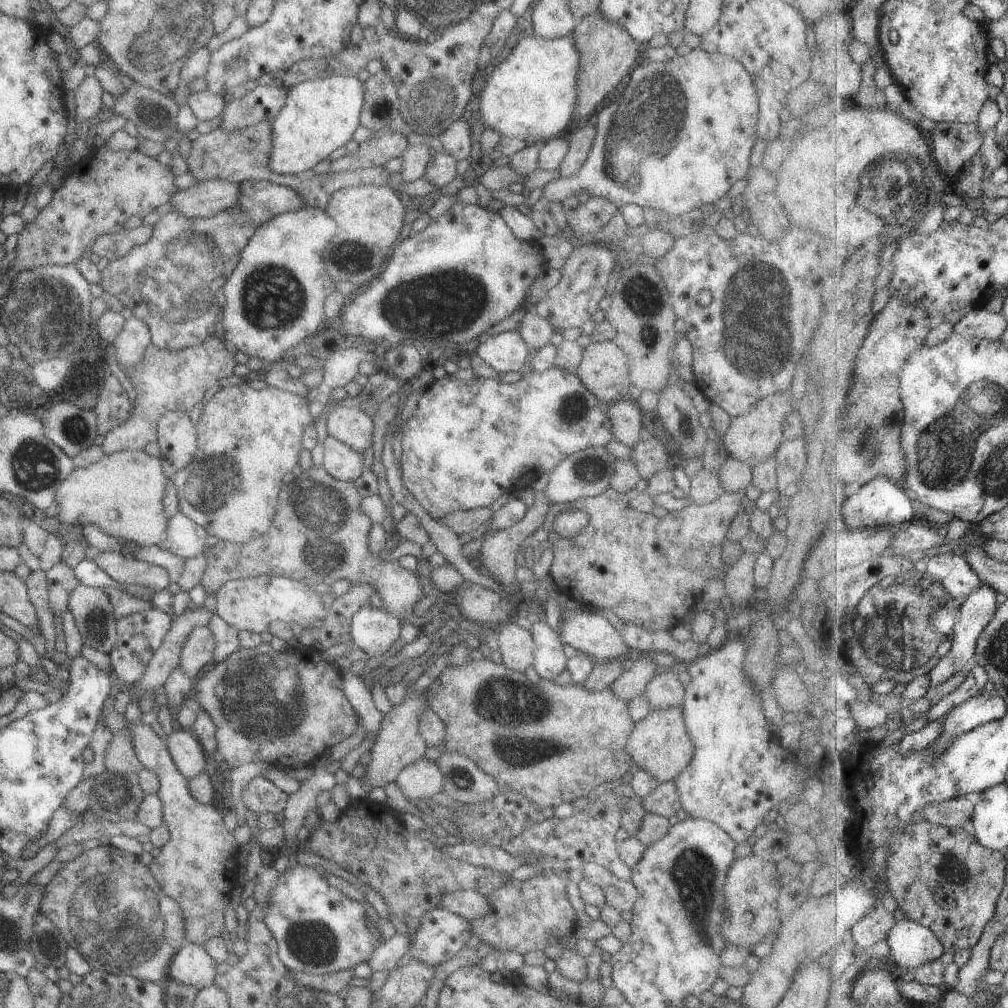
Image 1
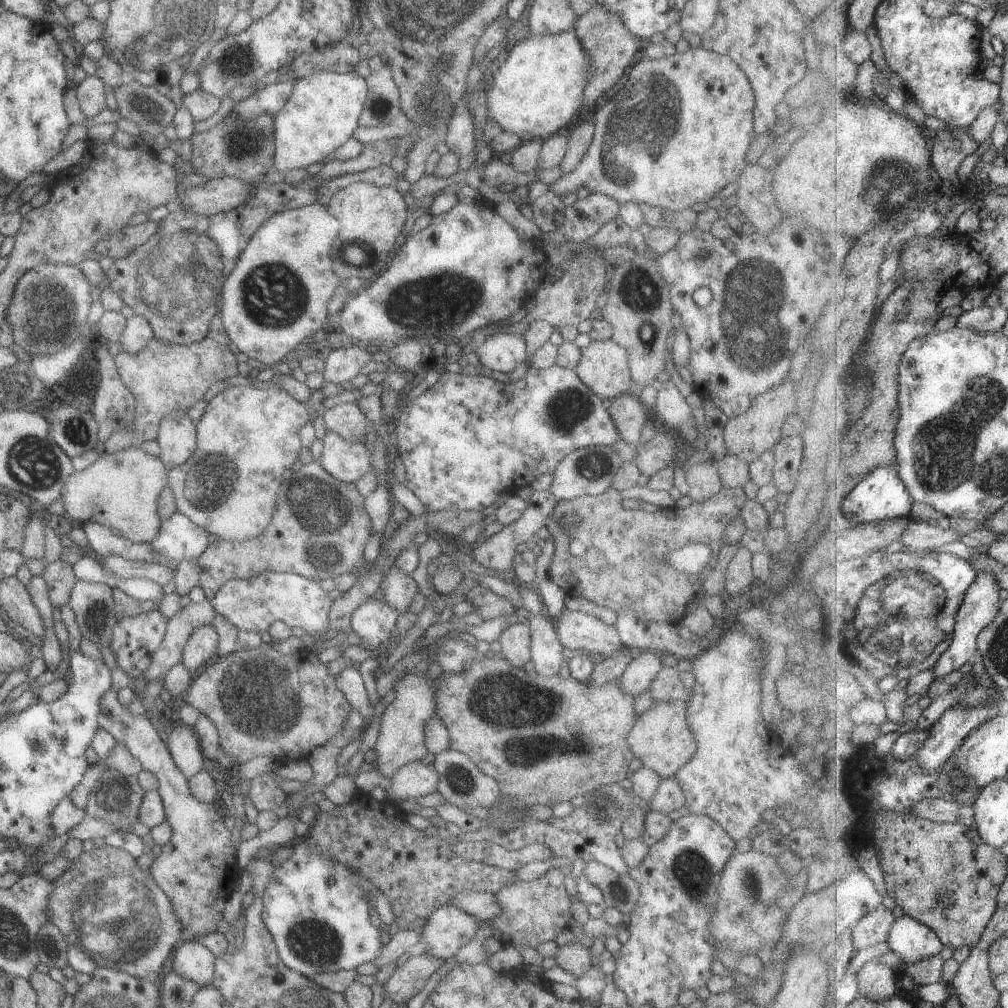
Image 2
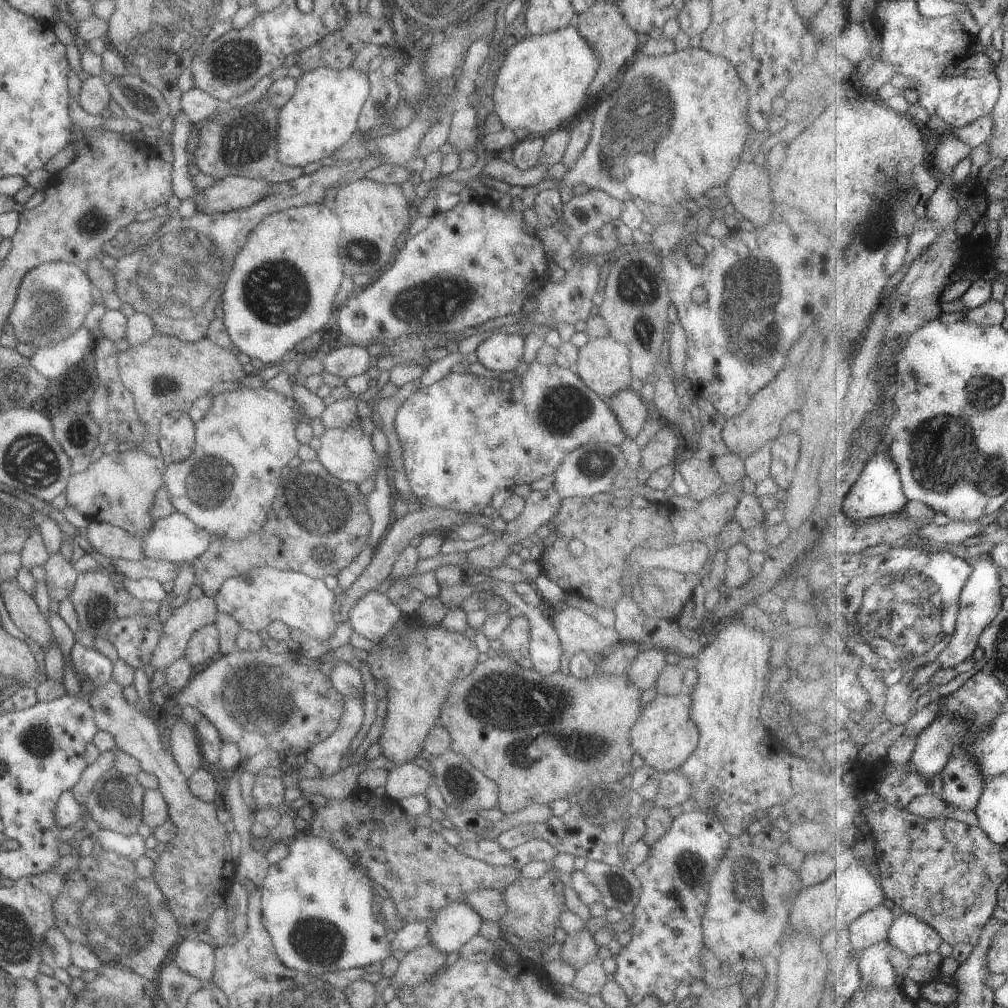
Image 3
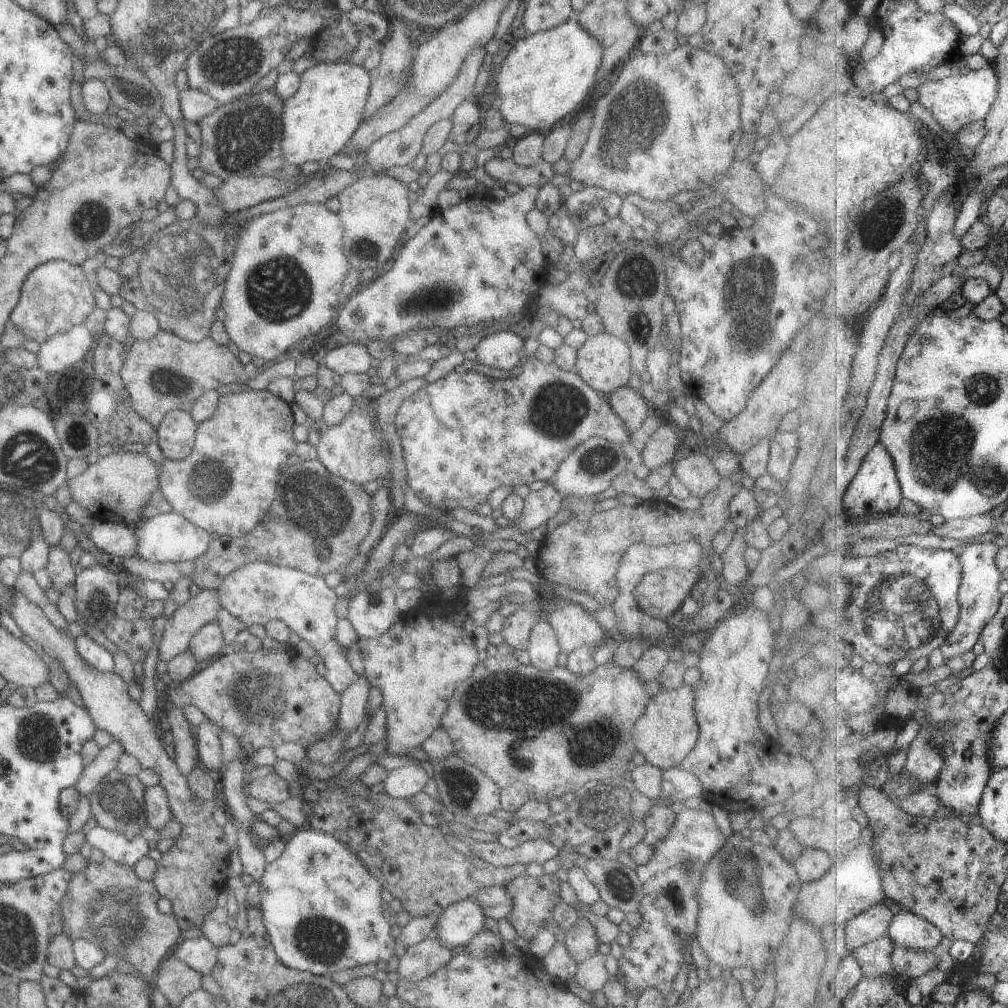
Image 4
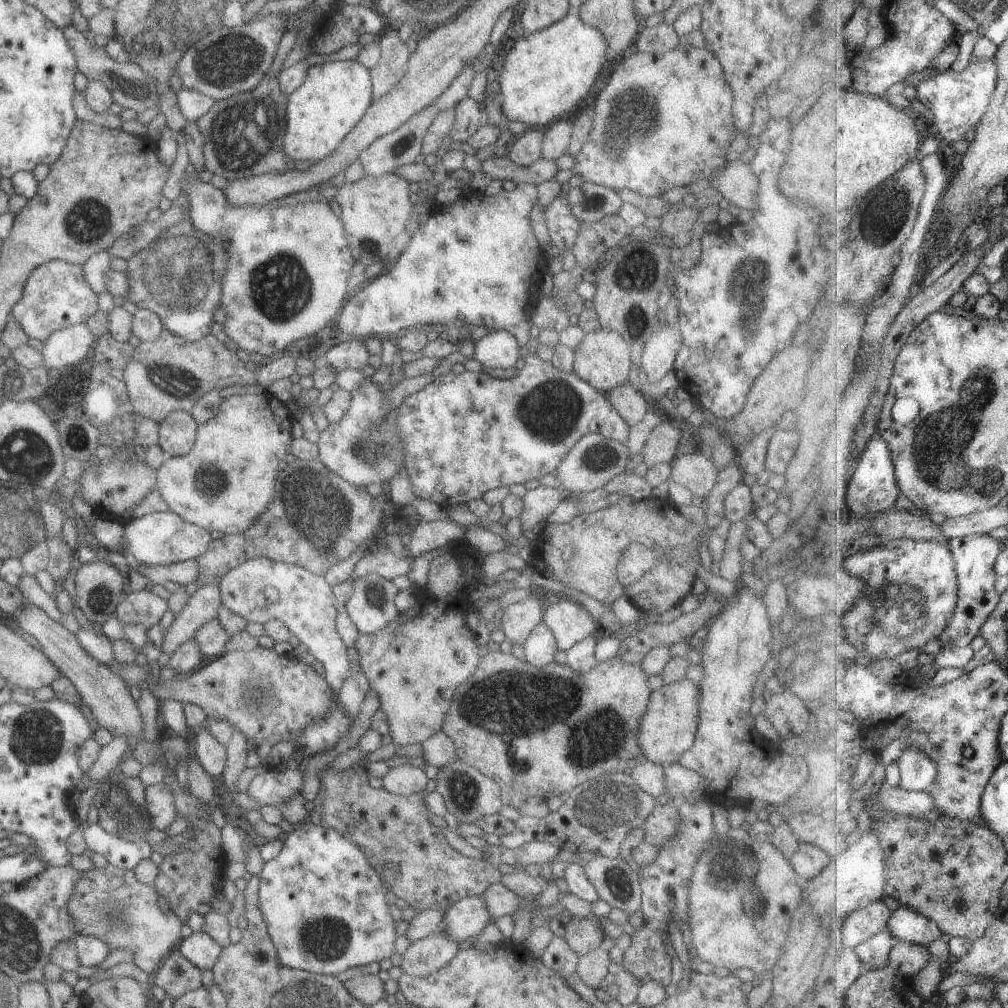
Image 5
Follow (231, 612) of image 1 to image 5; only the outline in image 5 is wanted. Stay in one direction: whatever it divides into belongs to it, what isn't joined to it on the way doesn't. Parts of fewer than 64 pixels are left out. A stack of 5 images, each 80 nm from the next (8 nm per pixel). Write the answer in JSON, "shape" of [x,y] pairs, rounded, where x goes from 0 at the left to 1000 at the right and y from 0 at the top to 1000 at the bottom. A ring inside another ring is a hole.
{"shape":[[[261,553],[244,556],[216,573],[218,599],[245,617],[262,620],[267,614],[278,615],[303,642],[303,646],[321,665],[321,674],[333,687],[346,671],[347,657],[343,641],[338,637],[332,623],[334,600],[328,582],[320,570],[312,570],[299,563],[270,557]]]}

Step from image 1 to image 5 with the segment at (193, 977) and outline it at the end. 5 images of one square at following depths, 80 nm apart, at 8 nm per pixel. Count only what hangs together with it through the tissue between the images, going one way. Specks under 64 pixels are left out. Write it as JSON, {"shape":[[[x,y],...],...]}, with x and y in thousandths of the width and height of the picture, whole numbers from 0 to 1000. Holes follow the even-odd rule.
{"shape":[[[191,924],[186,931],[180,931],[174,940],[184,952],[197,962],[208,961],[220,941],[201,924]]]}

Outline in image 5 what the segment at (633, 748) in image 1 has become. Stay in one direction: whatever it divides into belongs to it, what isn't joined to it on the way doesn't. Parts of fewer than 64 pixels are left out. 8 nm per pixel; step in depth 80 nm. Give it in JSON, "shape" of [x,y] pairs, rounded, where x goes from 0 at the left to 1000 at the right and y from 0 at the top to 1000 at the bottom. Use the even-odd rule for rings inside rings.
{"shape":[[[682,671],[663,680],[645,686],[641,703],[633,714],[631,735],[636,751],[642,758],[663,760],[673,756],[674,749],[688,738],[691,720],[691,678]]]}

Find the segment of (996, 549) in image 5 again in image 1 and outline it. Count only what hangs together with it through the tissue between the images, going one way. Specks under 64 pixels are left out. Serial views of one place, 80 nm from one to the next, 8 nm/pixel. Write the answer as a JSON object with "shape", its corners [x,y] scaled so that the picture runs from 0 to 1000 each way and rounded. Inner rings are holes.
{"shape":[[[974,579],[969,585],[963,588],[963,591],[952,603],[952,609],[949,613],[946,624],[946,634],[944,644],[938,652],[936,652],[932,659],[921,669],[923,681],[932,681],[939,677],[943,671],[949,667],[955,667],[957,659],[968,653],[968,643],[972,635],[973,628],[979,623],[979,620],[985,615],[988,605],[992,599],[989,599],[989,586],[981,580]]]}

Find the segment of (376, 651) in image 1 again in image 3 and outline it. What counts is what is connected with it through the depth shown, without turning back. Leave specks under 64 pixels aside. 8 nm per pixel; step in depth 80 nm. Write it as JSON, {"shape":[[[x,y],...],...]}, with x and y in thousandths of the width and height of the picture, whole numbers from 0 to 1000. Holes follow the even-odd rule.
{"shape":[[[366,586],[356,592],[345,607],[344,619],[349,627],[376,639],[390,619],[399,611],[395,601],[381,588]]]}

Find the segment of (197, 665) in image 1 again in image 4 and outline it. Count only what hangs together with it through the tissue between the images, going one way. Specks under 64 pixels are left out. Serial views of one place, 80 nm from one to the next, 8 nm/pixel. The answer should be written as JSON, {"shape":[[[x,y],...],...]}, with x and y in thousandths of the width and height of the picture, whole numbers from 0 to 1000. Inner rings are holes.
{"shape":[[[211,615],[193,626],[188,636],[186,645],[197,657],[205,655],[205,653],[209,653],[213,649],[219,649],[222,646],[221,639],[218,623]]]}

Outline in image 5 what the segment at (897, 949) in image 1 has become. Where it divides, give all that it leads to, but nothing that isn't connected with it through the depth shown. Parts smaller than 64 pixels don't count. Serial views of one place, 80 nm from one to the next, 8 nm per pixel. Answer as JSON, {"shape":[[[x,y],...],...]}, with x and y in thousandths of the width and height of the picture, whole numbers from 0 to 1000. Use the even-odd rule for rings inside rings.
{"shape":[[[893,898],[881,915],[882,925],[890,934],[924,938],[937,925],[933,919],[904,900]]]}

